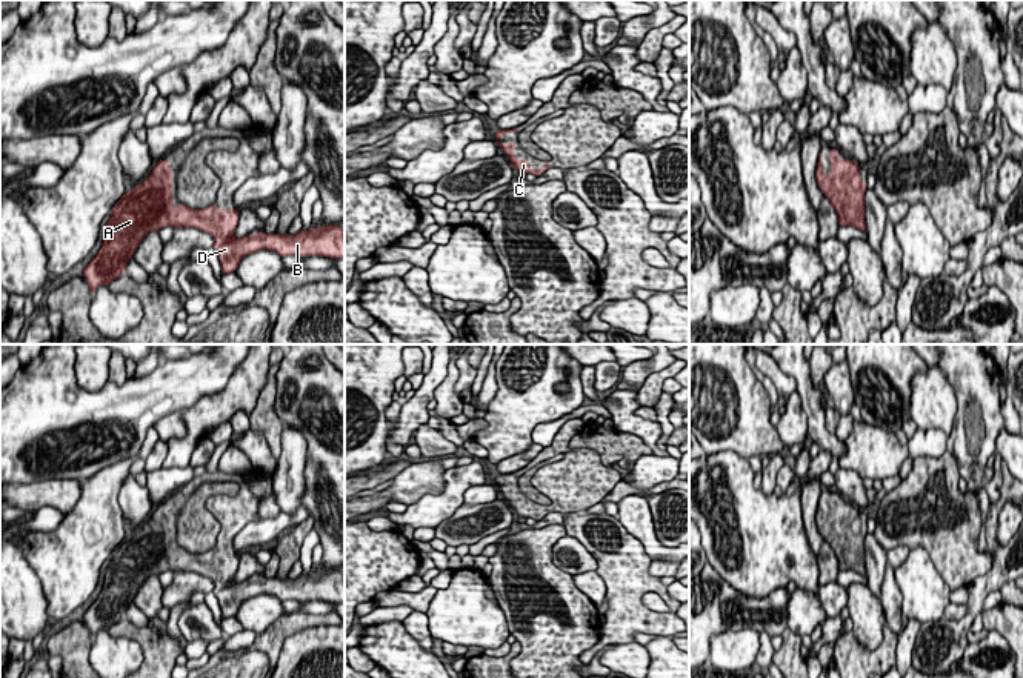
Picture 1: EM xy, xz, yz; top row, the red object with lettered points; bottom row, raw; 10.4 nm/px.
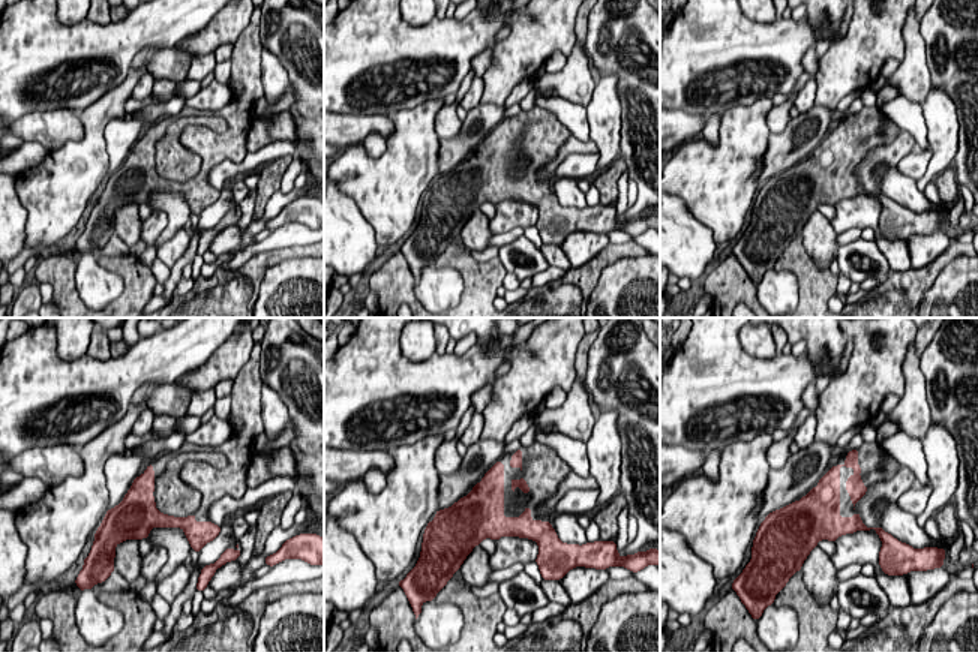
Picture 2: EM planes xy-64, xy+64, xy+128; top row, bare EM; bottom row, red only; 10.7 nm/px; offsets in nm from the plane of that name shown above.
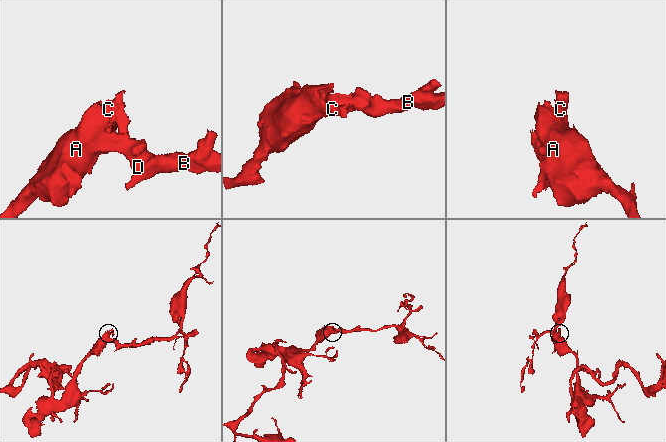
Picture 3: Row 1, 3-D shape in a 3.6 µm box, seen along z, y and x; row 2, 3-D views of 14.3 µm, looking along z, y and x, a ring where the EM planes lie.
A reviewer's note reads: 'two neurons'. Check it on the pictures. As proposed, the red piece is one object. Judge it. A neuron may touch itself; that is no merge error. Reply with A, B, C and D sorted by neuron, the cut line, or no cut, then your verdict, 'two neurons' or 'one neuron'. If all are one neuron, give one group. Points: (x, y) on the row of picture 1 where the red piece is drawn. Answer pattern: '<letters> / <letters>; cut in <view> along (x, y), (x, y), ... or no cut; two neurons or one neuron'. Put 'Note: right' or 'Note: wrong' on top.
Note: wrong
A B C D; no cut; one neuron

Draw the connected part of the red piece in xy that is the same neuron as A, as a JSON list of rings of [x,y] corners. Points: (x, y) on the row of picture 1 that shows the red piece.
[[[162,158],[151,175],[129,192],[125,192],[105,228],[98,254],[85,266],[83,274],[92,295],[100,284],[109,286],[126,269],[142,240],[151,231],[162,228],[197,228],[214,237],[214,251],[222,264],[222,275],[234,272],[242,258],[260,249],[277,252],[280,257],[322,255],[345,258],[345,231],[338,224],[309,228],[295,235],[254,232],[235,238],[238,211],[218,209],[209,204],[202,209],[178,203],[172,206],[171,163]]]

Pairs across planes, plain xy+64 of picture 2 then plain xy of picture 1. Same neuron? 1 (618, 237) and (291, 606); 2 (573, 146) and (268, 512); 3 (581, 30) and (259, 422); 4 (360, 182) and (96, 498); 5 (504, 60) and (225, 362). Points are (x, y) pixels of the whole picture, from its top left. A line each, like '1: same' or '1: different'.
1: same
2: same
3: same
4: same
5: different

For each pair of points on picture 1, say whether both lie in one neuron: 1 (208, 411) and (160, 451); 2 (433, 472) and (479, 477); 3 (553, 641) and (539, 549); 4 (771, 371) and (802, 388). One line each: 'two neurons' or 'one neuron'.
1: two neurons
2: two neurons
3: one neuron
4: two neurons

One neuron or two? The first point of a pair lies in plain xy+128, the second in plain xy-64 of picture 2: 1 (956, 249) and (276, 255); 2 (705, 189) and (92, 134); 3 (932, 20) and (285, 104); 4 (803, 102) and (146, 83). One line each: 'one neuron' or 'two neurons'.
1: one neuron
2: one neuron
3: two neurons
4: one neuron

